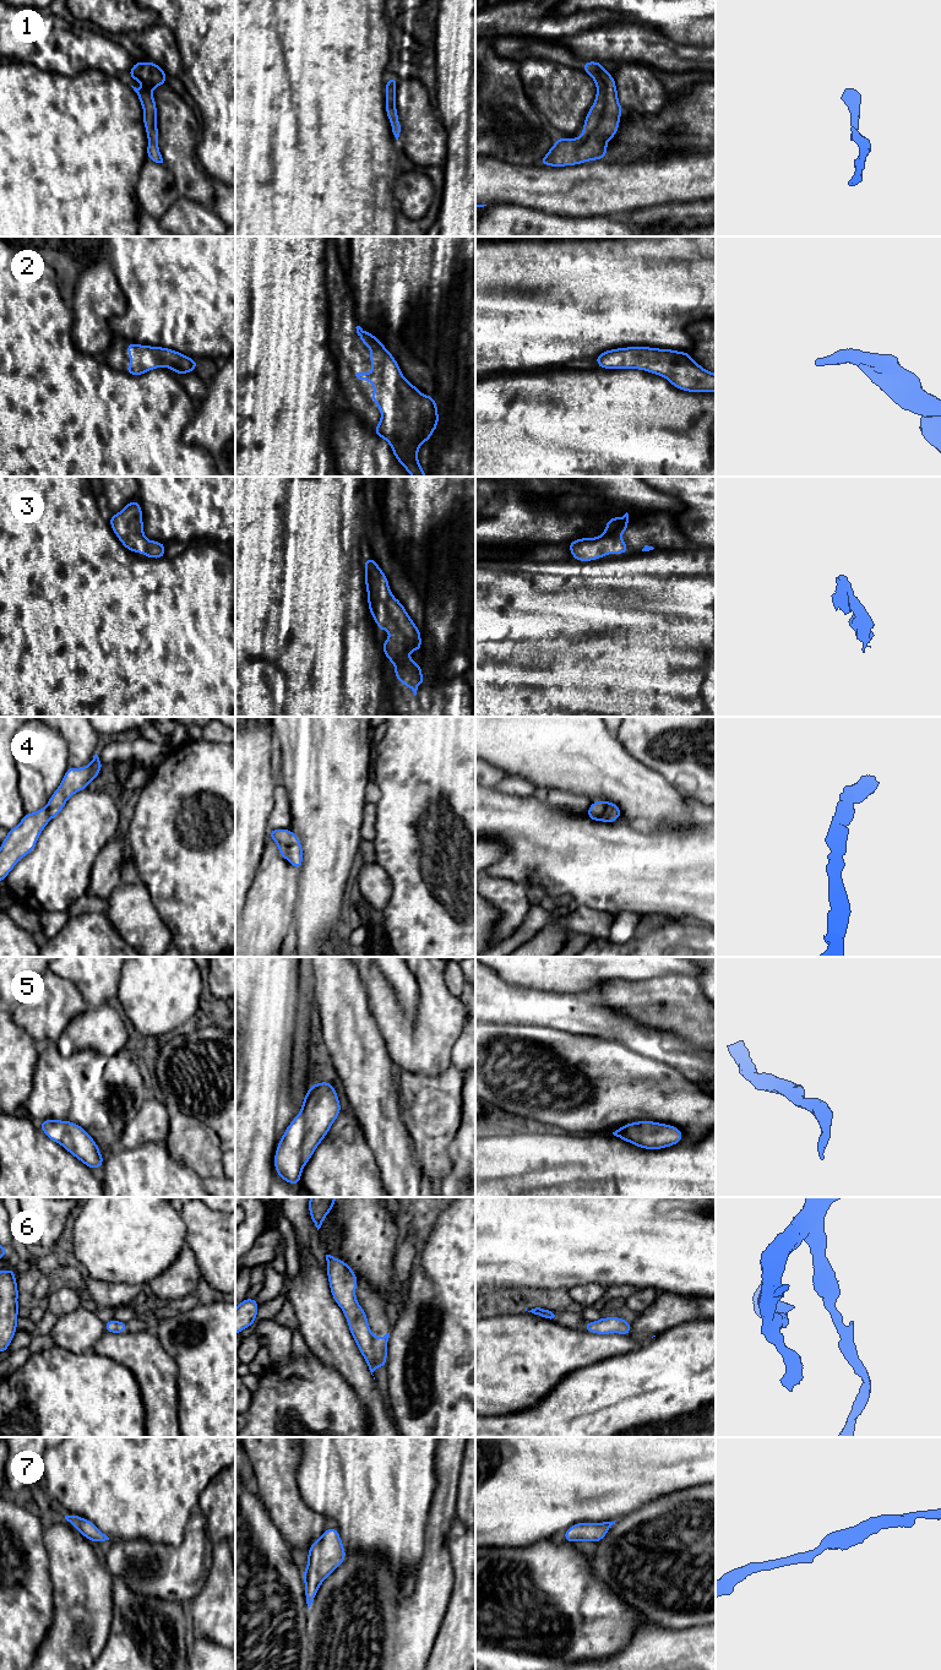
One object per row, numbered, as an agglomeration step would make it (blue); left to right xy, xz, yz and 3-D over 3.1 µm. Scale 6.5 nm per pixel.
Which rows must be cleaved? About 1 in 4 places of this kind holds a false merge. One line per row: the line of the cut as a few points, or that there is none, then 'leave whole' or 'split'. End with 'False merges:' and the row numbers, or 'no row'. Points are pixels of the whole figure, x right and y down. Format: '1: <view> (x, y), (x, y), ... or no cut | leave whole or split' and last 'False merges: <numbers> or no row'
1: no cut | leave whole
2: no cut | leave whole
3: no cut | leave whole
4: no cut | leave whole
5: no cut | leave whole
6: no cut | leave whole
7: no cut | leave whole
False merges: no row

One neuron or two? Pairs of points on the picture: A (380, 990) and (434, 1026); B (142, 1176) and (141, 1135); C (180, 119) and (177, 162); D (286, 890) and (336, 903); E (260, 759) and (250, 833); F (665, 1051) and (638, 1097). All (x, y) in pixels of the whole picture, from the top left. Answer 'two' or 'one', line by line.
A: one
B: two
C: one
D: two
E: one
F: two

